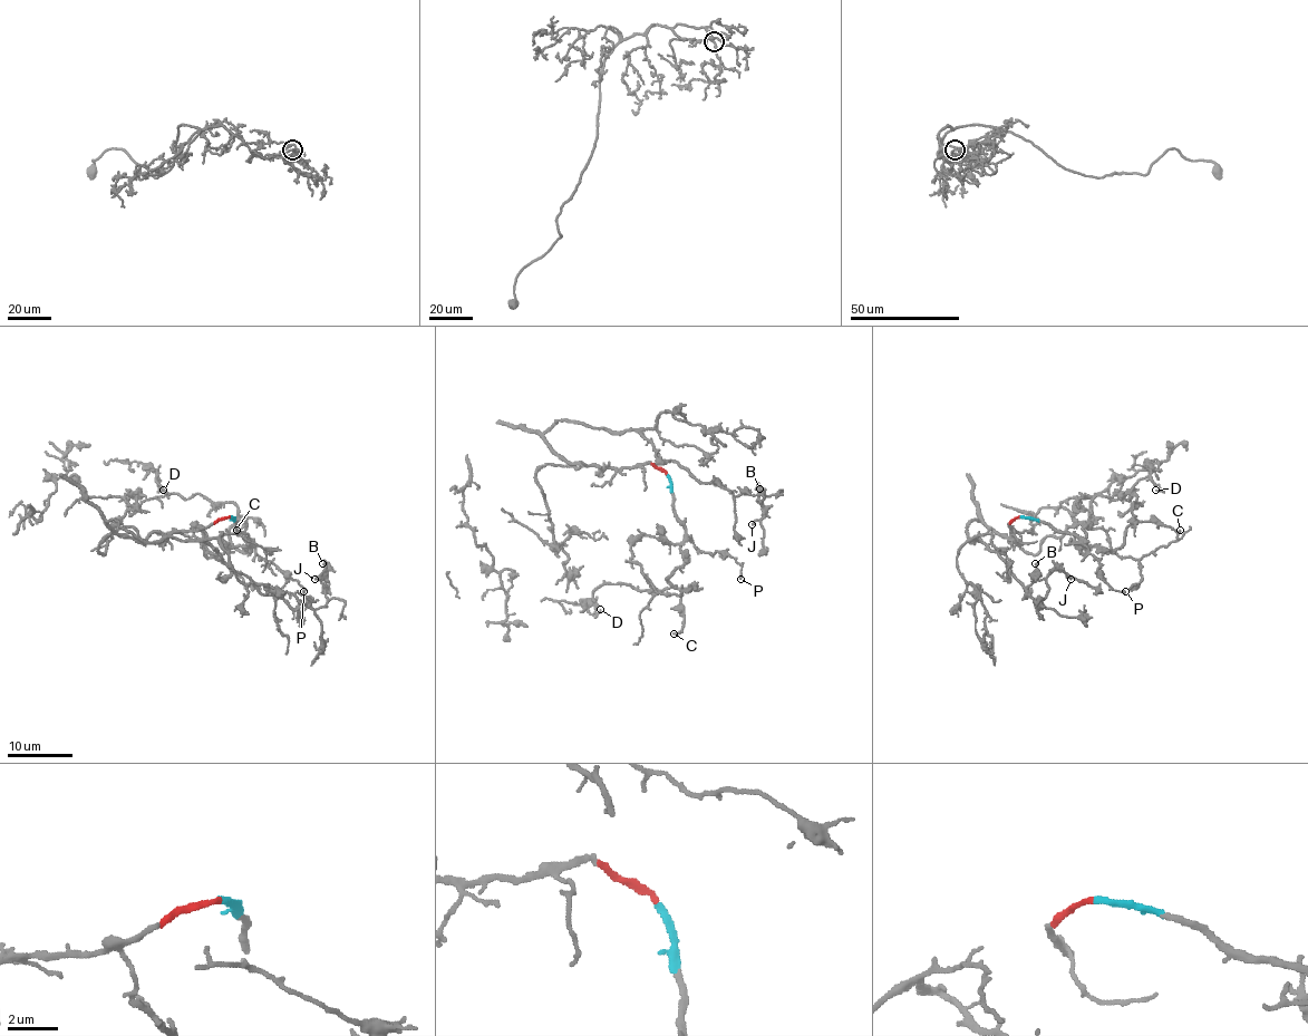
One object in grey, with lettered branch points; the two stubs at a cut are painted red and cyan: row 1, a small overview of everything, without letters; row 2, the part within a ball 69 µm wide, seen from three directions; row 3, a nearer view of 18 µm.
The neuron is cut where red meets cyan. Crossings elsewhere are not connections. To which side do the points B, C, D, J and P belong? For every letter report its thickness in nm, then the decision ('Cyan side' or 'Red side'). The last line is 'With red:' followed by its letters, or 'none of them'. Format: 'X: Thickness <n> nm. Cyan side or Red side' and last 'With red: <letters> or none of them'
B: Thickness 150 nm. Red side
C: Thickness 170 nm. Cyan side
D: Thickness 80 nm. Cyan side
J: Thickness 150 nm. Red side
P: Thickness 130 nm. Cyan side
With red: B, J

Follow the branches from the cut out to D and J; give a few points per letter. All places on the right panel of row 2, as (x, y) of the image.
D: (1020, 516), (1115, 550), (1133, 520), (1130, 491), (1145, 477), (1156, 491)
J: (1020, 516), (1010, 541), (972, 520), (967, 535), (1005, 562), (1036, 607), (1054, 570), (1071, 580)

